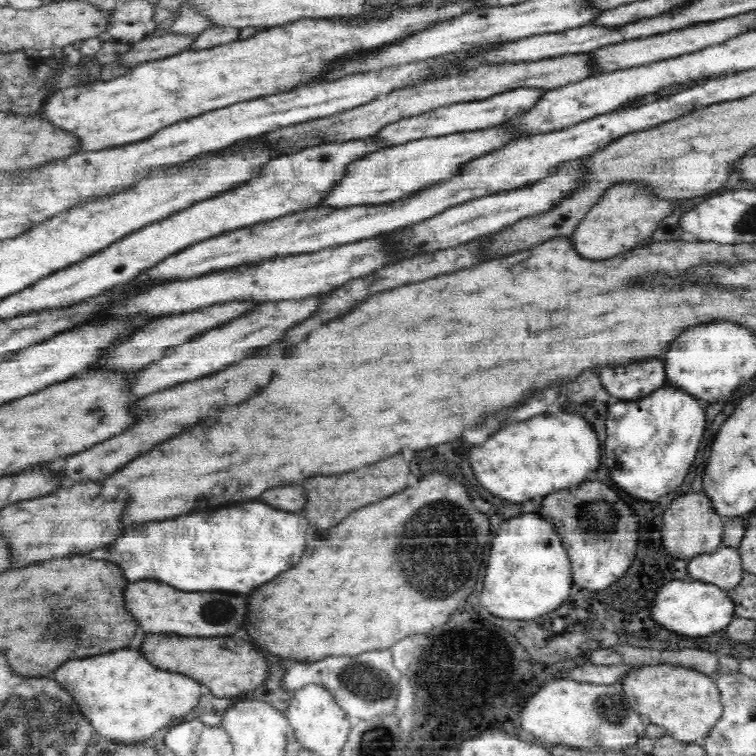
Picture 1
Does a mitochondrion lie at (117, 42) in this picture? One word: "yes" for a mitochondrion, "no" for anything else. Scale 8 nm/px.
no

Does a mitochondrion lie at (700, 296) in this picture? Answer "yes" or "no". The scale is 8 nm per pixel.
no

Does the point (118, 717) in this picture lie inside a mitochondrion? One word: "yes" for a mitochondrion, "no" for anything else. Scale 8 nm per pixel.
no

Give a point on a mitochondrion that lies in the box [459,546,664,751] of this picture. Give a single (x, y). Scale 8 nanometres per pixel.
(611, 708)

